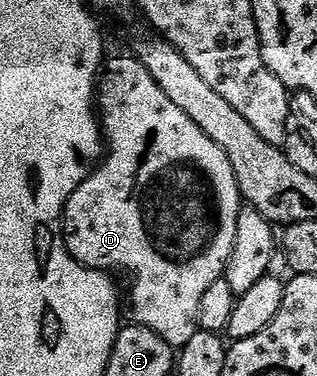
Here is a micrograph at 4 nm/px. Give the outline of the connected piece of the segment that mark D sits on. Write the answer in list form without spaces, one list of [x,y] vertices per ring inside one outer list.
[[[109,57],[98,79],[98,117],[106,153],[96,169],[92,171],[91,176],[72,193],[66,204],[64,243],[70,256],[74,256],[74,260],[78,260],[78,264],[91,270],[105,272],[117,270],[118,273],[125,274],[128,277],[126,310],[127,313],[128,310],[132,313],[131,321],[135,325],[145,326],[158,332],[158,336],[162,336],[162,340],[169,342],[173,348],[179,348],[188,343],[190,336],[196,334],[198,306],[202,304],[202,296],[206,296],[210,284],[223,279],[224,270],[228,267],[230,260],[230,252],[234,252],[234,232],[238,232],[238,216],[242,209],[238,176],[234,176],[234,164],[230,164],[230,156],[226,156],[226,152],[222,152],[222,148],[217,142],[210,140],[210,136],[206,136],[206,132],[202,132],[202,128],[198,128],[198,124],[194,124],[194,120],[190,120],[190,116],[186,116],[186,112],[182,112],[182,108],[178,108],[178,104],[174,104],[174,100],[170,100],[170,96],[166,96],[166,92],[162,92],[162,88],[158,88],[158,84],[154,84],[154,76],[150,76],[150,72],[146,72],[146,68],[141,62],[136,61],[135,57],[127,57]]]

